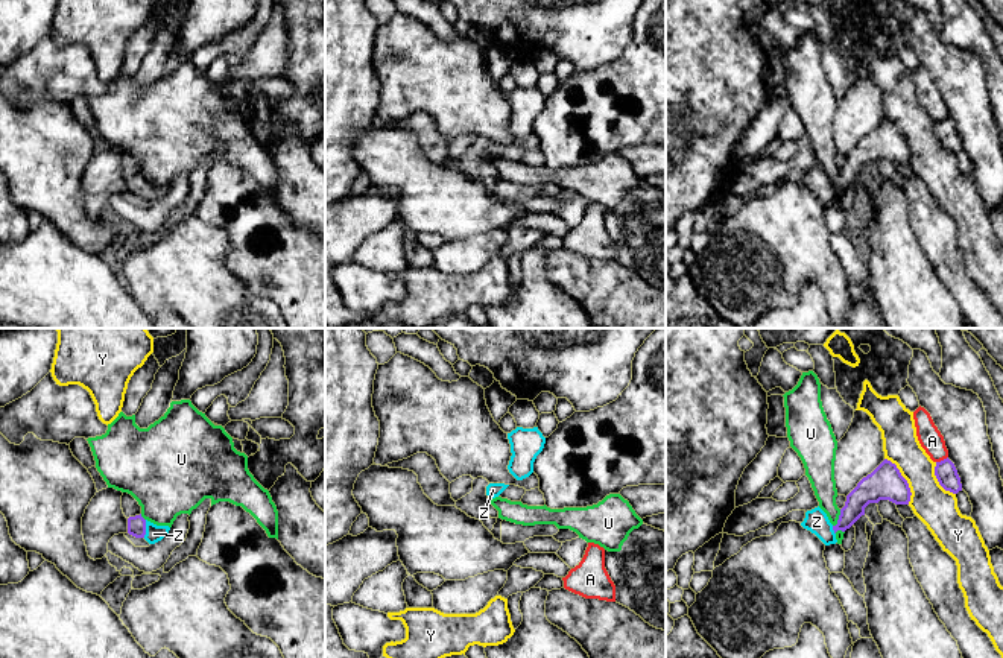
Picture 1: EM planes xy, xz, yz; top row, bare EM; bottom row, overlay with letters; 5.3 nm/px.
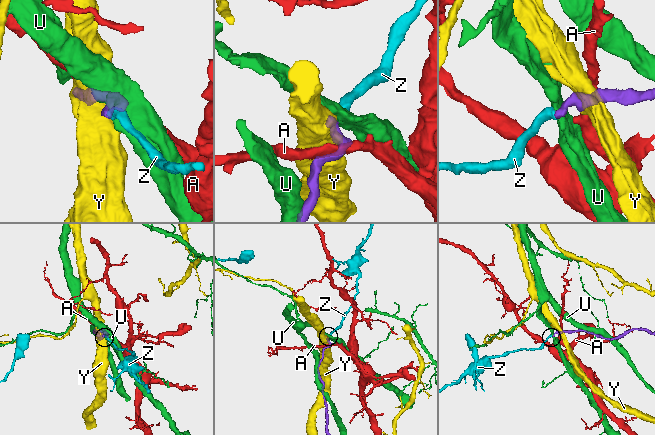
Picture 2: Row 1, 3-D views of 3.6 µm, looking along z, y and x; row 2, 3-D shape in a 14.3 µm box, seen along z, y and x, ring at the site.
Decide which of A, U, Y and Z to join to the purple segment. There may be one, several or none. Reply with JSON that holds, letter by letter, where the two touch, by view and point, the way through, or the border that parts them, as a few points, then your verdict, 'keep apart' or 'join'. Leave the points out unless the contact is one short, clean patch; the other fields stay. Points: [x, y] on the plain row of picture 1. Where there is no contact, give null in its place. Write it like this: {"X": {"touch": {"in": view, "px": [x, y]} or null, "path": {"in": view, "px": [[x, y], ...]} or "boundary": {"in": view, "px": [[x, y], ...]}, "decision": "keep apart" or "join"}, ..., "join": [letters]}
{"A": {"touch": {"in": "yz", "px": [941, 120]}, "decision": "keep apart"}, "U": {"touch": {"in": "yz", "px": [839, 178]}, "decision": "keep apart"}, "Y": {"touch": {"in": "yz", "px": [904, 139]}, "decision": "keep apart"}, "Z": {"touch": {"in": "xy", "px": [145, 189]}, "path": {"in": "xy", "px": [[136, 184], [145, 189], [154, 193]]}, "decision": "join"}, "join": ["Z"]}

